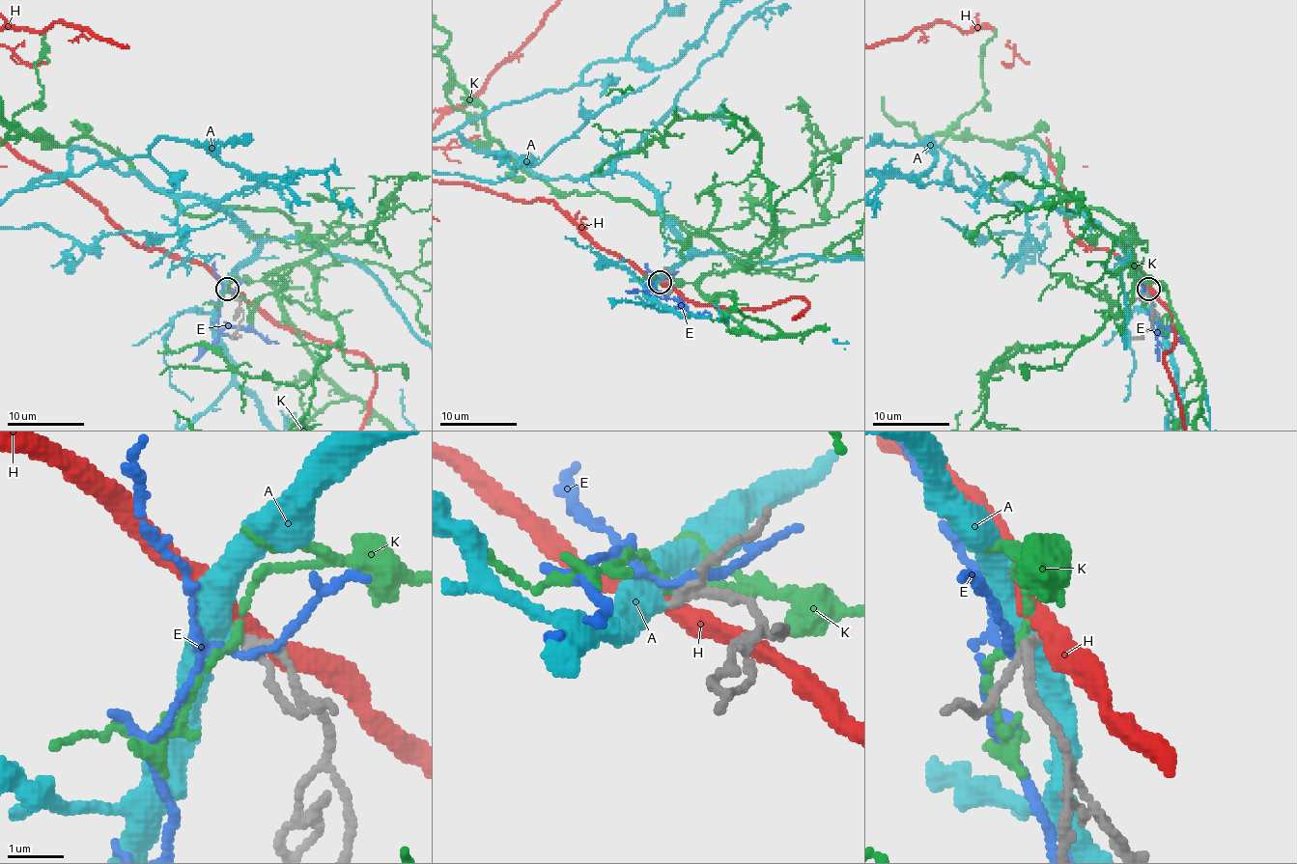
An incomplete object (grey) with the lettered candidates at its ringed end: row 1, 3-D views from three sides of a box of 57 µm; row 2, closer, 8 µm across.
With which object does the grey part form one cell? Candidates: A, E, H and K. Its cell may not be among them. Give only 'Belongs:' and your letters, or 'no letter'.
Belongs: A

